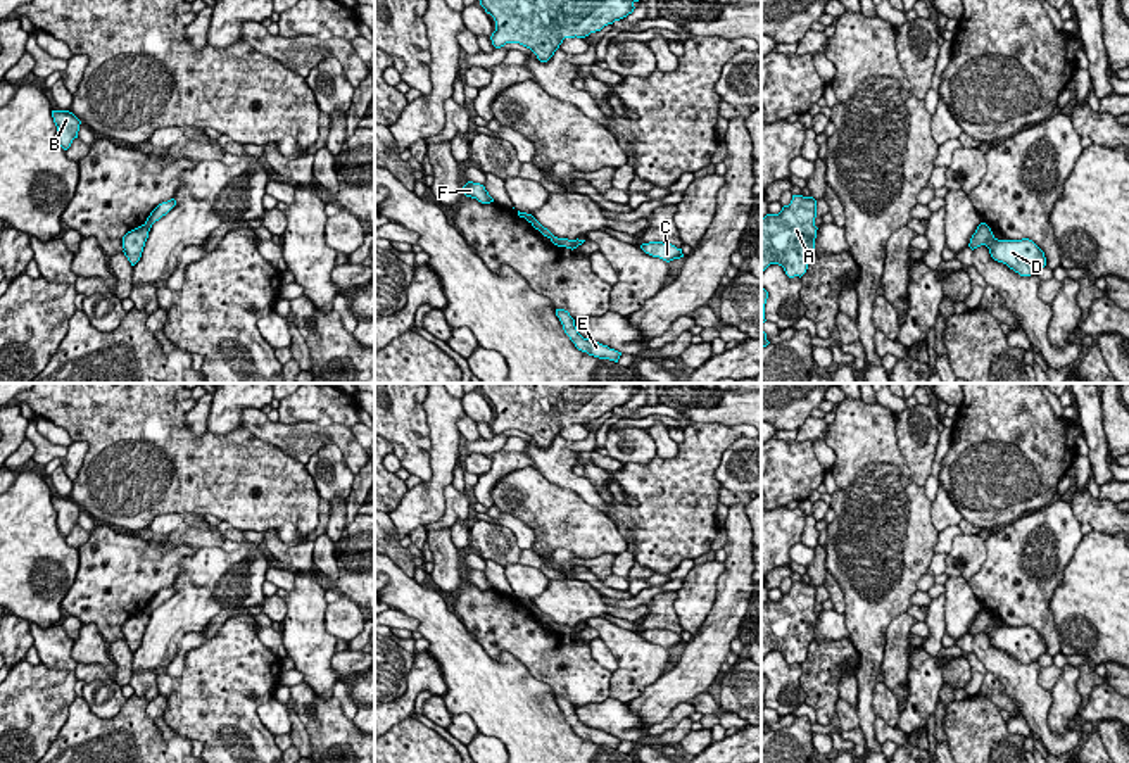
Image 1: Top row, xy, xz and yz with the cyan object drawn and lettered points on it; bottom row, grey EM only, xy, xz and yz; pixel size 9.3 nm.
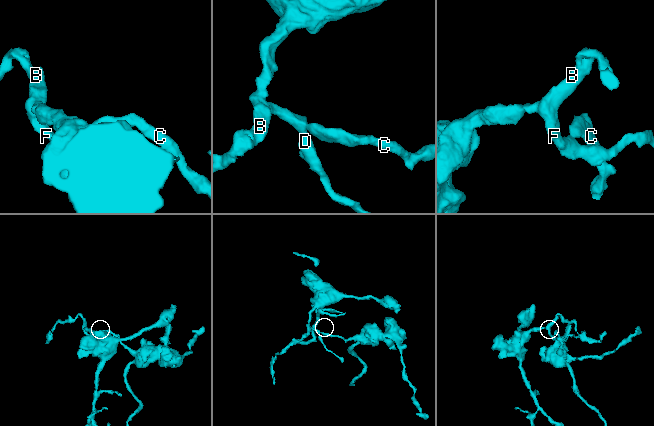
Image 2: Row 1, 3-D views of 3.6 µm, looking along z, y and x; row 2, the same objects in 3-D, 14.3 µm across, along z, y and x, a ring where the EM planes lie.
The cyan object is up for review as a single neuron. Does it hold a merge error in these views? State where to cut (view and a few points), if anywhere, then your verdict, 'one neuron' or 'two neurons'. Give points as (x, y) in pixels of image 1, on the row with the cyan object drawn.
cut xy (144, 225), (149, 228); two neurons

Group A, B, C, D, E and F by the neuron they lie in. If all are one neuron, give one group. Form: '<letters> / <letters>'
A B D E F / C

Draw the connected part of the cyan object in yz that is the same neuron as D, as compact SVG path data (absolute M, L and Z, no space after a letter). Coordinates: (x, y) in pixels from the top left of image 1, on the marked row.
M984 223L977 226L968 243L972 250L981 245L989 249L994 261L1006 264L1020 276L1038 274L1046 266L1044 252L1032 240L998 240Z

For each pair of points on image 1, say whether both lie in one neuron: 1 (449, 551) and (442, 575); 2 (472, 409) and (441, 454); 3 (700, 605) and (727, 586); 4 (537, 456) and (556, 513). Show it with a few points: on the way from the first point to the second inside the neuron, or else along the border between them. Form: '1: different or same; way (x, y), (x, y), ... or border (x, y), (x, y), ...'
1: same; way (446, 556), (446, 570)
2: different; border (460, 401), (465, 413)
3: different; border (725, 563), (717, 582), (713, 606), (698, 629)
4: different; border (532, 466), (549, 480), (570, 487), (579, 496)

